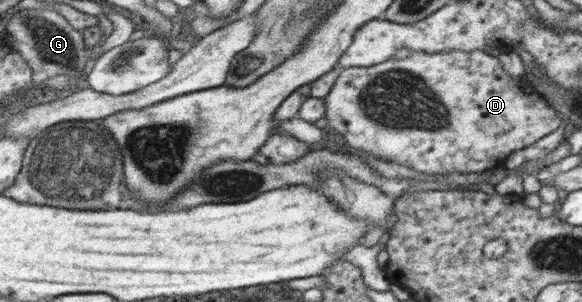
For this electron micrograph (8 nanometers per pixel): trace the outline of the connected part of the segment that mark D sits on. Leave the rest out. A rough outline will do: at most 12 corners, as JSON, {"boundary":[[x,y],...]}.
{"boundary":[[480,50],[342,69],[354,152],[483,172],[561,123]]}

